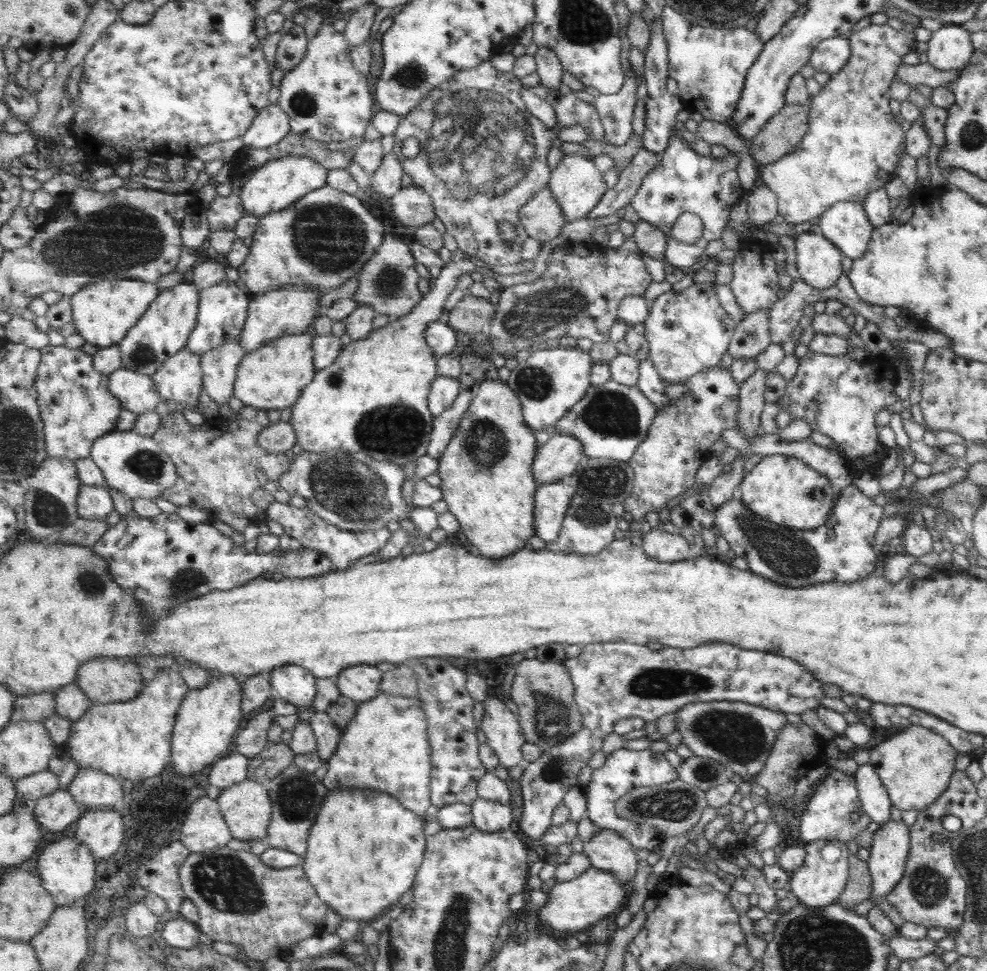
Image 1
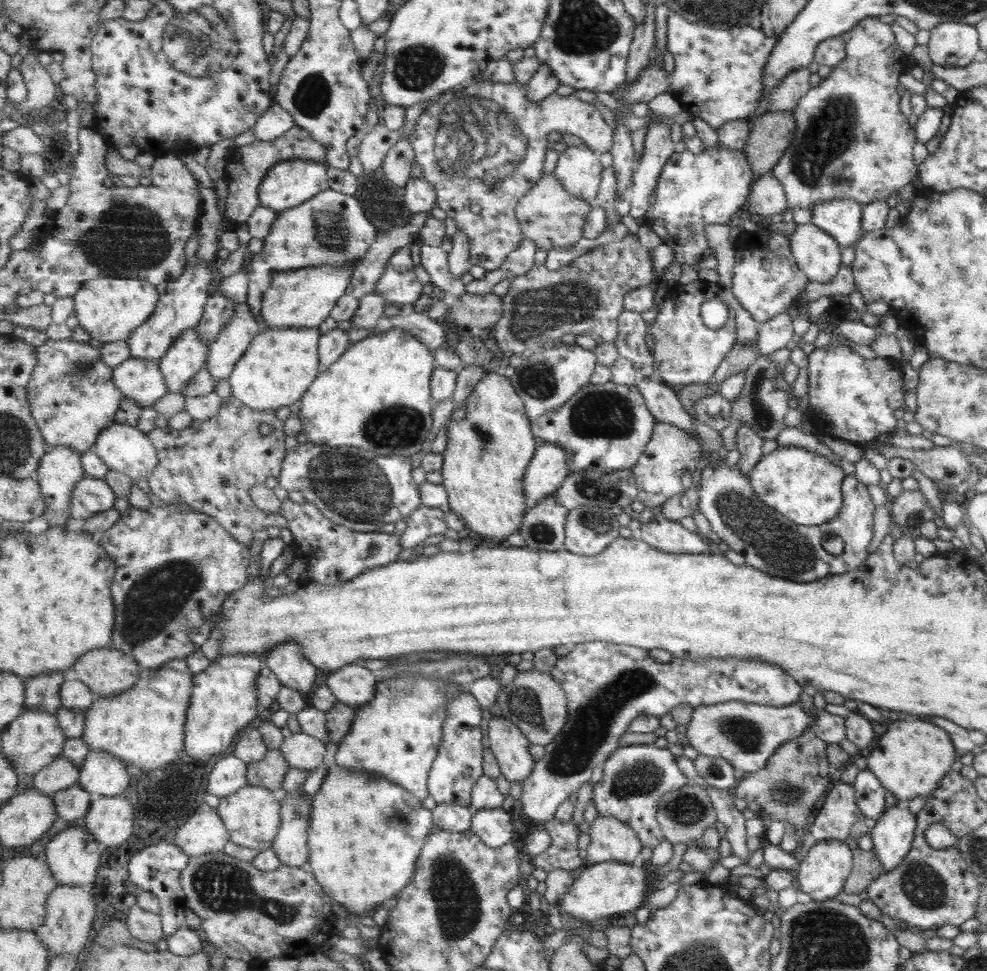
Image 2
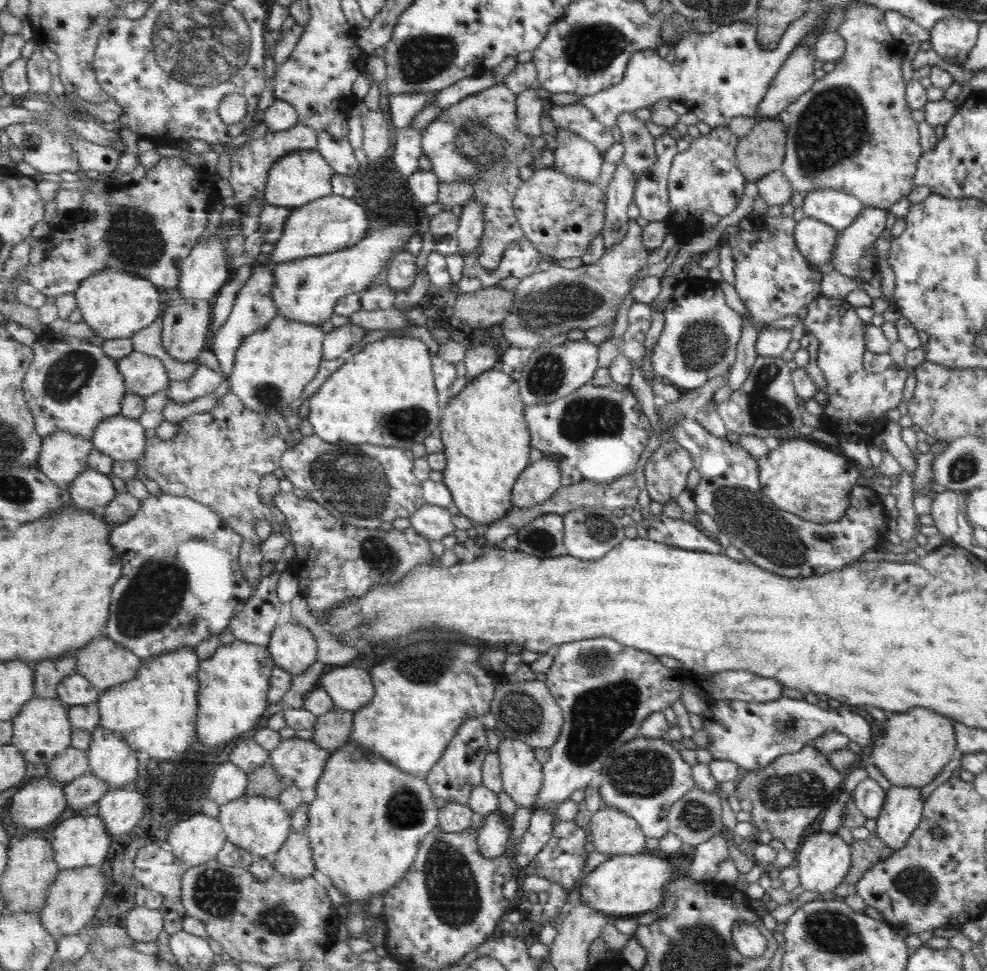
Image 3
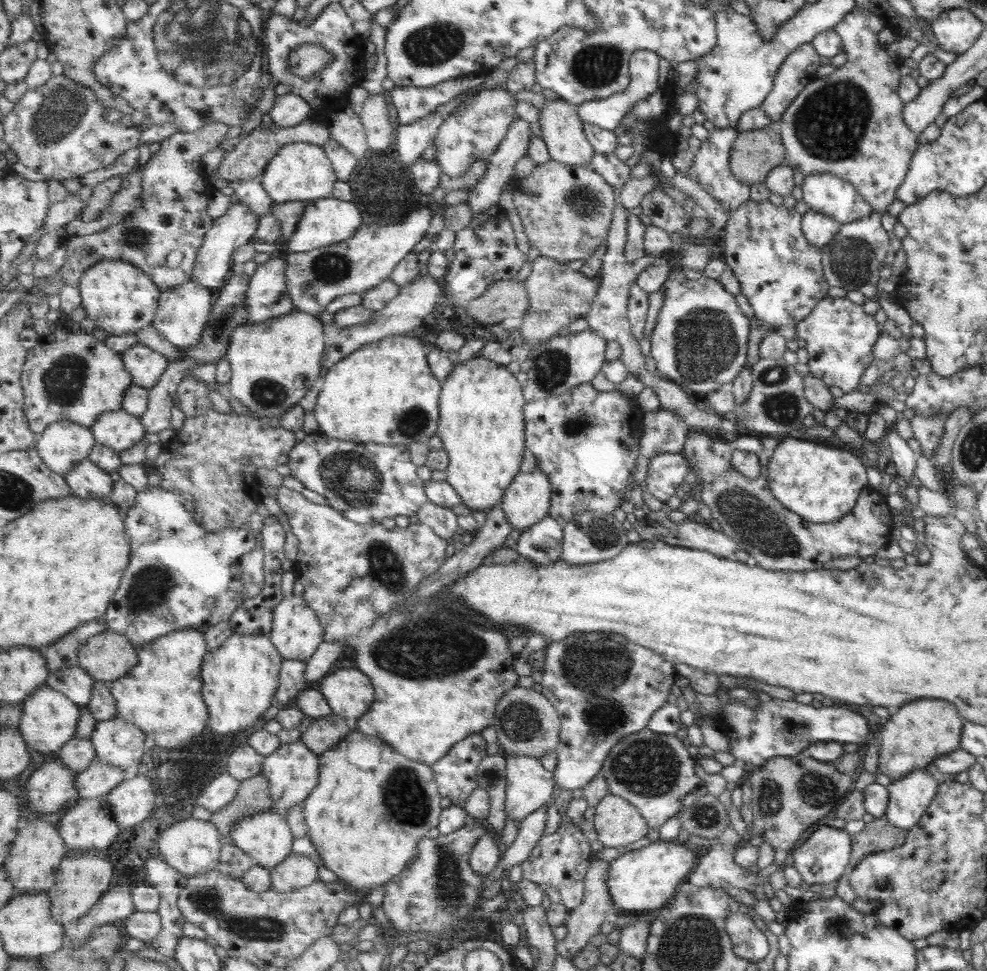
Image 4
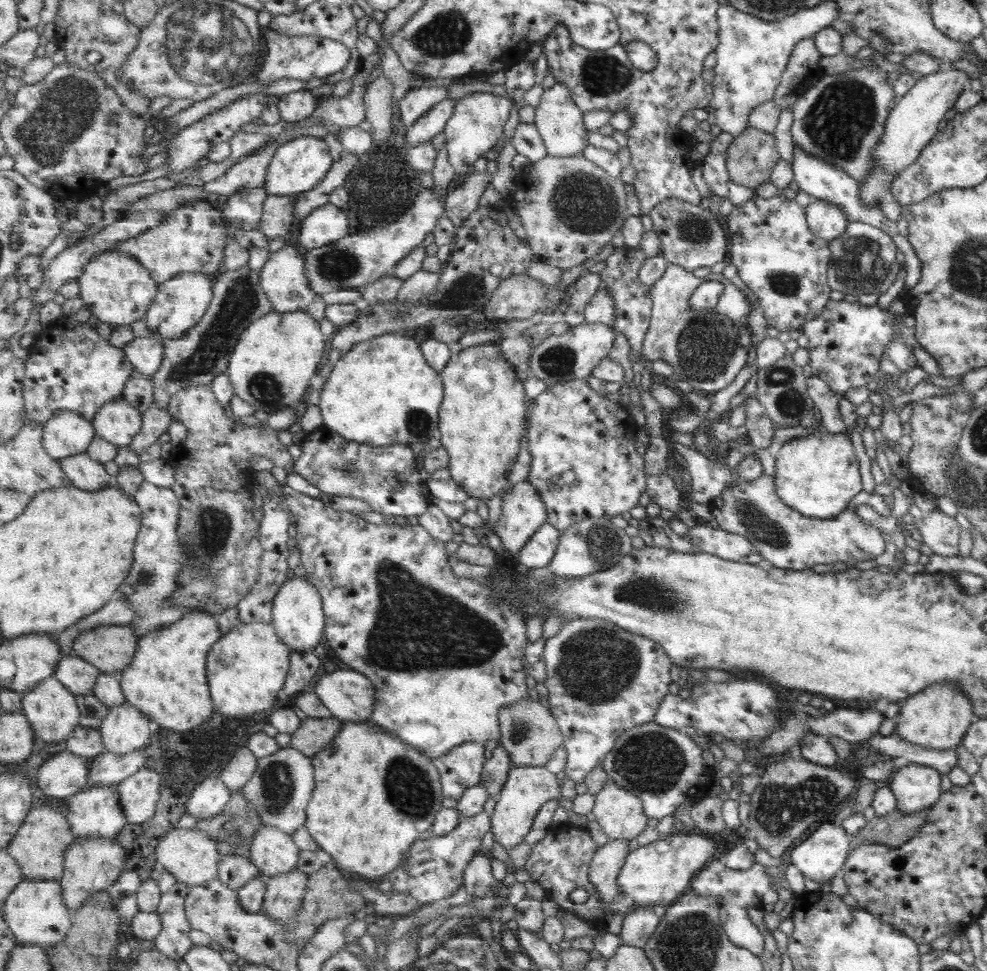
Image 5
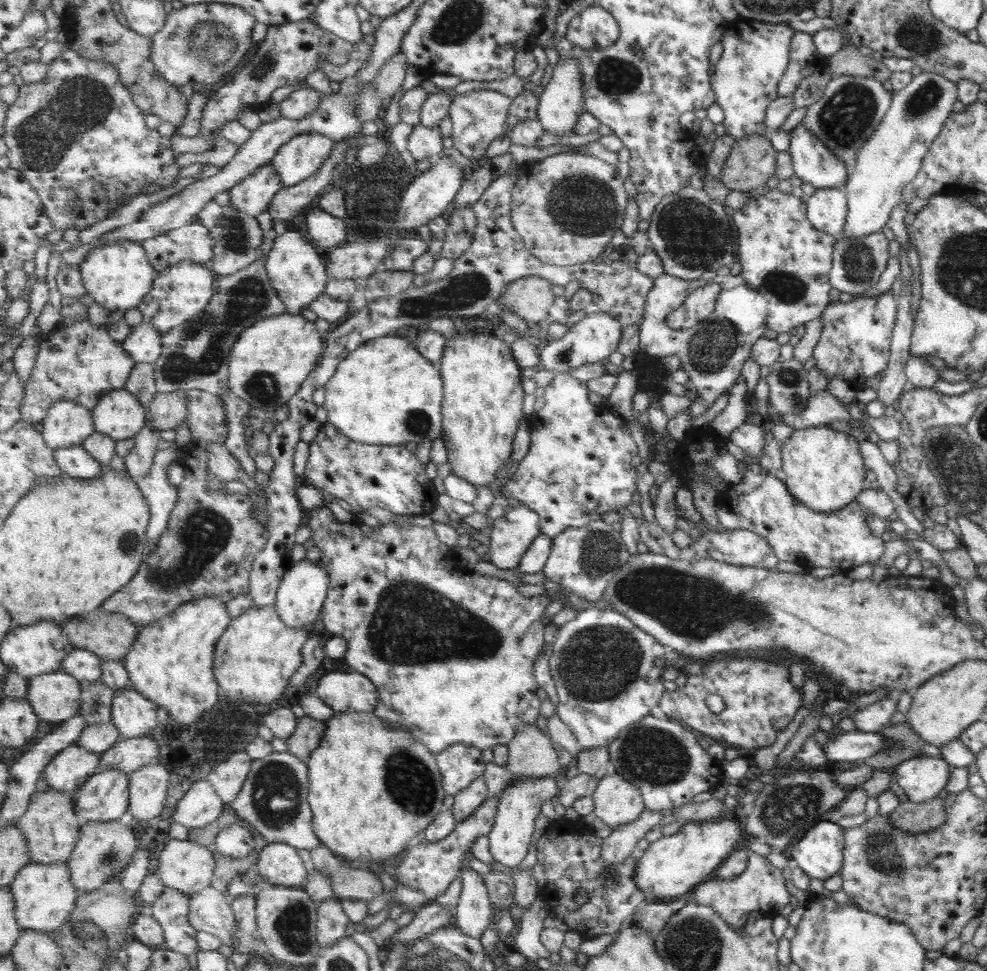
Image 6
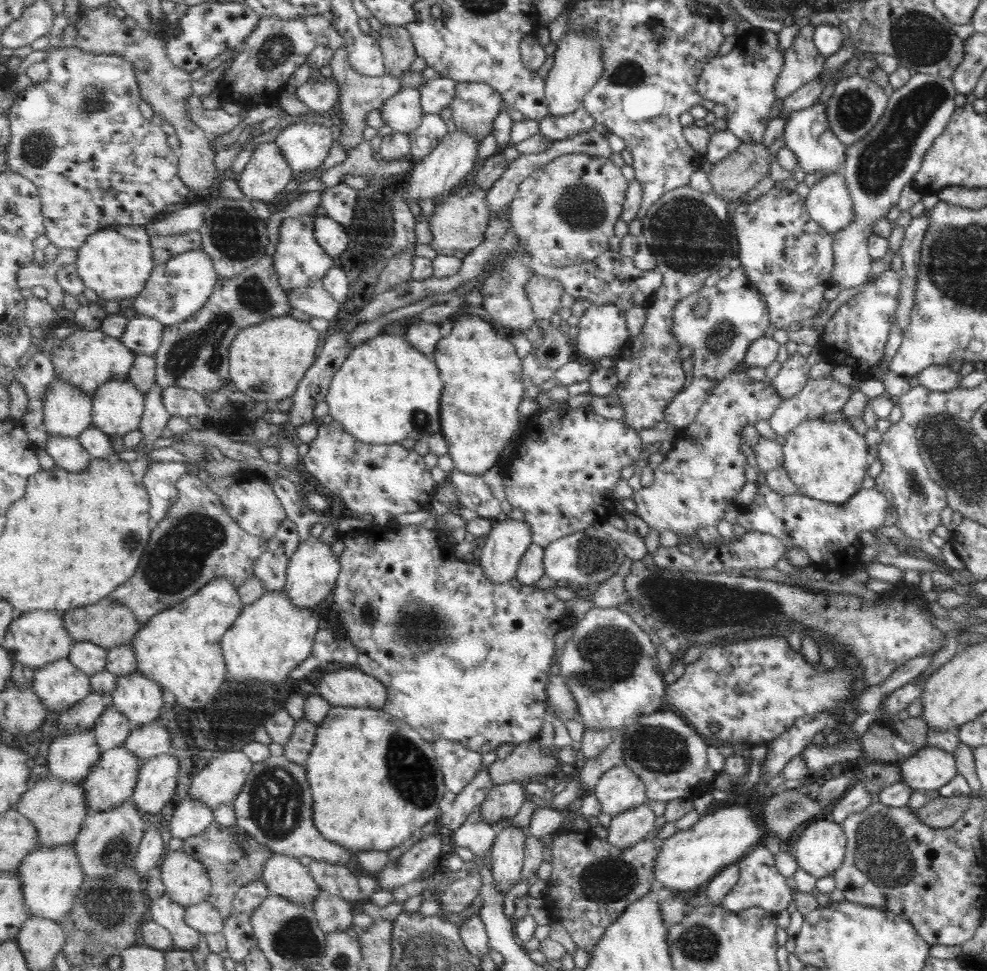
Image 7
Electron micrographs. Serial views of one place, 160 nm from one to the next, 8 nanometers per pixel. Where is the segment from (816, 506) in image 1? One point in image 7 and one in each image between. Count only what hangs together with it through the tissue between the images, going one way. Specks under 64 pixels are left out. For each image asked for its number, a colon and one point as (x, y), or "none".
2: (804, 488)
3: (799, 477)
4: (820, 484)
5: (816, 475)
6: (822, 469)
7: (826, 461)

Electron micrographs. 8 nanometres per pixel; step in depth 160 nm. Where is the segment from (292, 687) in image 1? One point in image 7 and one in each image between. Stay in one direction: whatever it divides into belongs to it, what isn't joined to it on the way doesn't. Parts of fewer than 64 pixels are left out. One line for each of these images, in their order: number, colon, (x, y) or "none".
2: (287, 660)
3: (294, 647)
4: (297, 632)
5: (299, 617)
6: (303, 591)
7: (313, 570)

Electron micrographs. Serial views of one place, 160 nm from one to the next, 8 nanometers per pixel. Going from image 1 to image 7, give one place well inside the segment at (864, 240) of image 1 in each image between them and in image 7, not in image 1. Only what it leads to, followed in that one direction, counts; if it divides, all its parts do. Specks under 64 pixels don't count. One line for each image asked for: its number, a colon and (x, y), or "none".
2: (840, 218)
3: (837, 209)
4: (829, 195)
5: (814, 176)
6: (812, 163)
7: (806, 133)

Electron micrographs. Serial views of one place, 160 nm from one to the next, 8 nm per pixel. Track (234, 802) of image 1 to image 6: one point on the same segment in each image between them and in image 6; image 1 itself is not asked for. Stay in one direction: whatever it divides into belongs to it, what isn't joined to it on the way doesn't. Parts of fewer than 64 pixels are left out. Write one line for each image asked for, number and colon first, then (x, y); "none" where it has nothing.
2: (253, 816)
3: (262, 825)
4: (266, 836)
5: (274, 852)
6: (280, 865)

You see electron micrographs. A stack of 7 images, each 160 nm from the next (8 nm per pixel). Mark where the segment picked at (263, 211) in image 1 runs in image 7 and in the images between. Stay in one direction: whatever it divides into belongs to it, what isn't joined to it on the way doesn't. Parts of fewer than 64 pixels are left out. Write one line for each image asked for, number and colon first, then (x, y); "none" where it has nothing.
2: (289, 183)
3: (301, 176)
4: (300, 171)
5: (300, 164)
6: (298, 160)
7: (305, 144)

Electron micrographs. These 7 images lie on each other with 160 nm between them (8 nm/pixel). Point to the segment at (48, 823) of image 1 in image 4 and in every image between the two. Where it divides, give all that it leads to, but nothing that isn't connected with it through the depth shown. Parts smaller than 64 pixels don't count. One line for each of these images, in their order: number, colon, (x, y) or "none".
2: (72, 804)
3: (86, 790)
4: (98, 780)

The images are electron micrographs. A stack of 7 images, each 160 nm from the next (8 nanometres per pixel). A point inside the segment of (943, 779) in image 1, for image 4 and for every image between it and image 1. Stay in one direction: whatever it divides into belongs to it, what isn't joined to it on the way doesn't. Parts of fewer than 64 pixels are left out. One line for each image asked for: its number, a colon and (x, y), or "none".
2: (911, 756)
3: (911, 748)
4: (918, 732)

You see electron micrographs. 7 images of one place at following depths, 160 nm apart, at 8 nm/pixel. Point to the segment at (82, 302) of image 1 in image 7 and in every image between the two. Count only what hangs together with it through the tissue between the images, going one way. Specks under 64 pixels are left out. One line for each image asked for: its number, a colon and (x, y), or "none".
2: (109, 309)
3: (115, 304)
4: (120, 298)
5: (115, 287)
6: (118, 276)
7: (117, 262)

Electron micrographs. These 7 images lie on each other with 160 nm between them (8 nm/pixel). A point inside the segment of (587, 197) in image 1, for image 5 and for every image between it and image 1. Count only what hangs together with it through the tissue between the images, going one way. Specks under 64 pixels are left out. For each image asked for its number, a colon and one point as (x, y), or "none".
2: (578, 169)
3: (576, 156)
4: (562, 128)
5: (560, 121)

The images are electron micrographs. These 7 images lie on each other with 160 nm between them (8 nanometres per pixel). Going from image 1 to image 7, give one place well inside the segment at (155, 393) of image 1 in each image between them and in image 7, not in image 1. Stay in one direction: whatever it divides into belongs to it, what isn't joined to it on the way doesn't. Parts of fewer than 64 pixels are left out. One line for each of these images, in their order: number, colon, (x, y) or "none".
2: (145, 383)
3: (144, 374)
4: (146, 366)
5: (147, 355)
6: (144, 344)
7: (144, 335)

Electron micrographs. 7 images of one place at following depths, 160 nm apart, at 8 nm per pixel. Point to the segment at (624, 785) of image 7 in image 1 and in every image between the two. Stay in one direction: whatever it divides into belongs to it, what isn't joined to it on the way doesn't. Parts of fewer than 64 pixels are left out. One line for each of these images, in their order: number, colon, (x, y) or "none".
1: (608, 850)
2: (610, 840)
3: (613, 832)
4: (618, 823)
5: (621, 815)
6: (617, 802)

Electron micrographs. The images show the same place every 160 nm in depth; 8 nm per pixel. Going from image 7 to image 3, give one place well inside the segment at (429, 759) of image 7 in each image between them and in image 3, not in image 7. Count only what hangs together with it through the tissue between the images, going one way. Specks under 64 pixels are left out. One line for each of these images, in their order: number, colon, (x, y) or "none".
3: (366, 825)
4: (366, 825)
5: (389, 801)
6: (354, 816)

